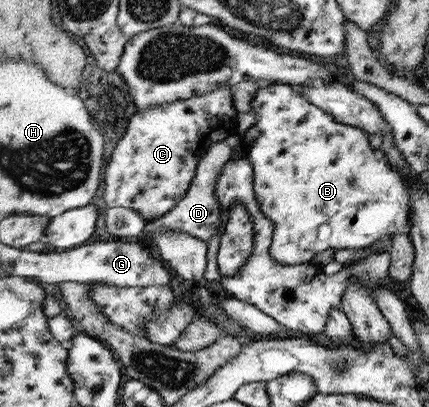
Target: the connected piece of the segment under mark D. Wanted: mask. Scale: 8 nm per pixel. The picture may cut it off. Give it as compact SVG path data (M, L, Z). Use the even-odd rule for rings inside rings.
M232 134L228 138L218 142L216 145L210 146L202 157L201 164L198 165L196 177L193 178L193 184L190 186L185 197L170 210L169 213L163 215L154 221L148 221L144 234L150 238L154 238L155 234L162 228L182 231L183 233L194 235L203 241L210 240L213 236L219 234L221 225L221 206L215 195L215 188L218 177L222 171L222 167L230 160L233 148L241 144L243 134Z

